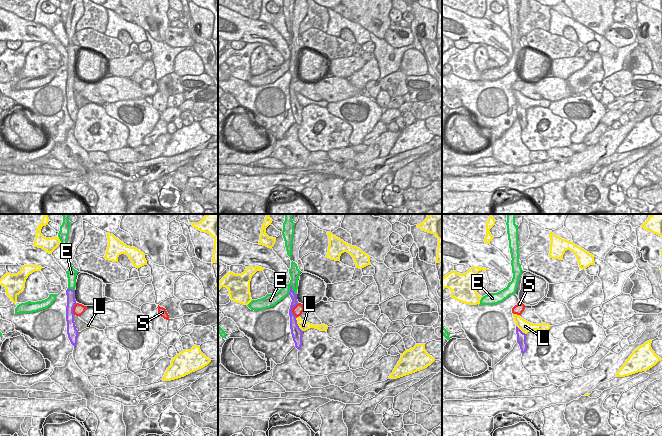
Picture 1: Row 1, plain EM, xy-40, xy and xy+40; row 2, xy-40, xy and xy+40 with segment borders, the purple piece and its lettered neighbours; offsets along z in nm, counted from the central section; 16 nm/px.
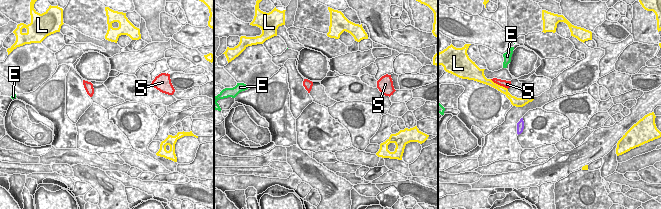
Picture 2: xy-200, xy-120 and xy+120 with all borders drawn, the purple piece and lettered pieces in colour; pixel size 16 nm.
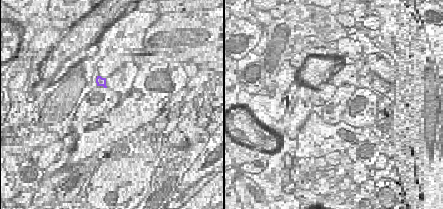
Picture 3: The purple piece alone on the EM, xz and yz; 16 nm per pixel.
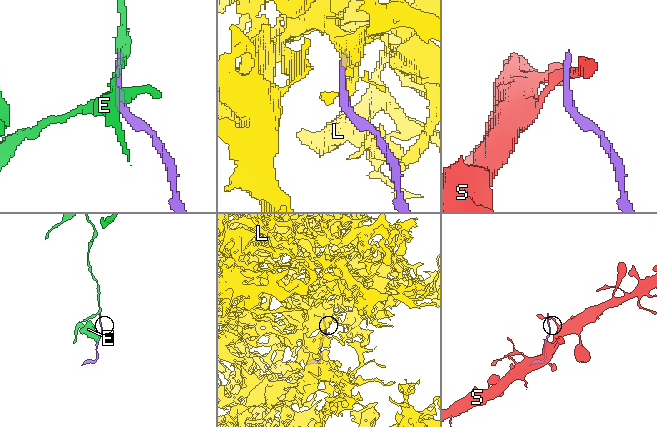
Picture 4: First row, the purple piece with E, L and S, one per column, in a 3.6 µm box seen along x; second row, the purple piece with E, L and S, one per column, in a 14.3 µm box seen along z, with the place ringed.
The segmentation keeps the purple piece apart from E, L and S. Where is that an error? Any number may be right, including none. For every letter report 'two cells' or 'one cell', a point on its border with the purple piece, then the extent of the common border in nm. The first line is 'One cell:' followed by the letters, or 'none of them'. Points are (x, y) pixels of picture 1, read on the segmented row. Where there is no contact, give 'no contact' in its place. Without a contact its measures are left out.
One cell: none of them
E: two cells; contact xy (292, 290); length 190 nm
L: two cells; contact xy (297, 324); length 260 nm
S: two cells; contact xy (291, 310); length 240 nm

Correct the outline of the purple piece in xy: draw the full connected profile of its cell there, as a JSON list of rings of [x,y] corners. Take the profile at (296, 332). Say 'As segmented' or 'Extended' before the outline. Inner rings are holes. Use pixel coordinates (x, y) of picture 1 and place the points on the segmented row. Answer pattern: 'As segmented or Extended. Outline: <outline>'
As segmented. Outline: [[[290,286],[290,292],[289,295],[292,299],[290,309],[289,309],[289,316],[290,316],[290,329],[293,341],[295,343],[295,347],[300,350],[302,346],[302,334],[303,331],[299,328],[296,320],[296,316],[293,314],[292,309],[298,304],[297,301],[297,294],[294,293],[294,290],[292,289],[292,286]]]

